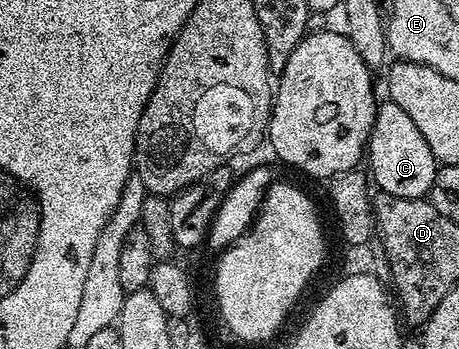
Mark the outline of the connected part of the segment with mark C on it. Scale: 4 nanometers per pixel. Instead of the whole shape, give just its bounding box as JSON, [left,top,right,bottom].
[368,101,440,199]

